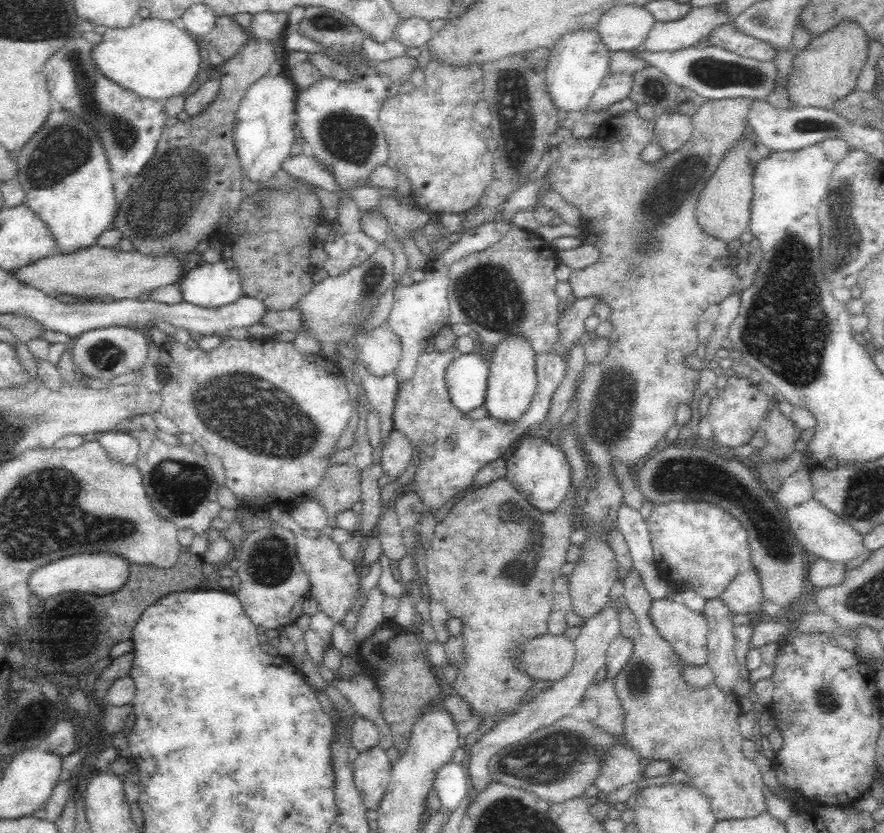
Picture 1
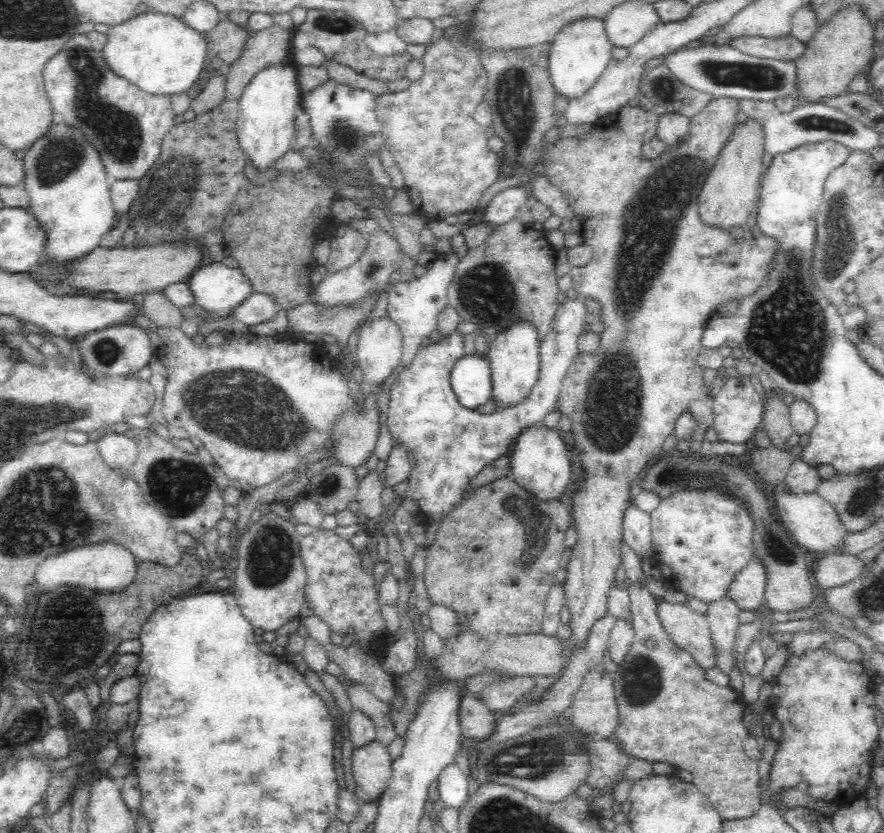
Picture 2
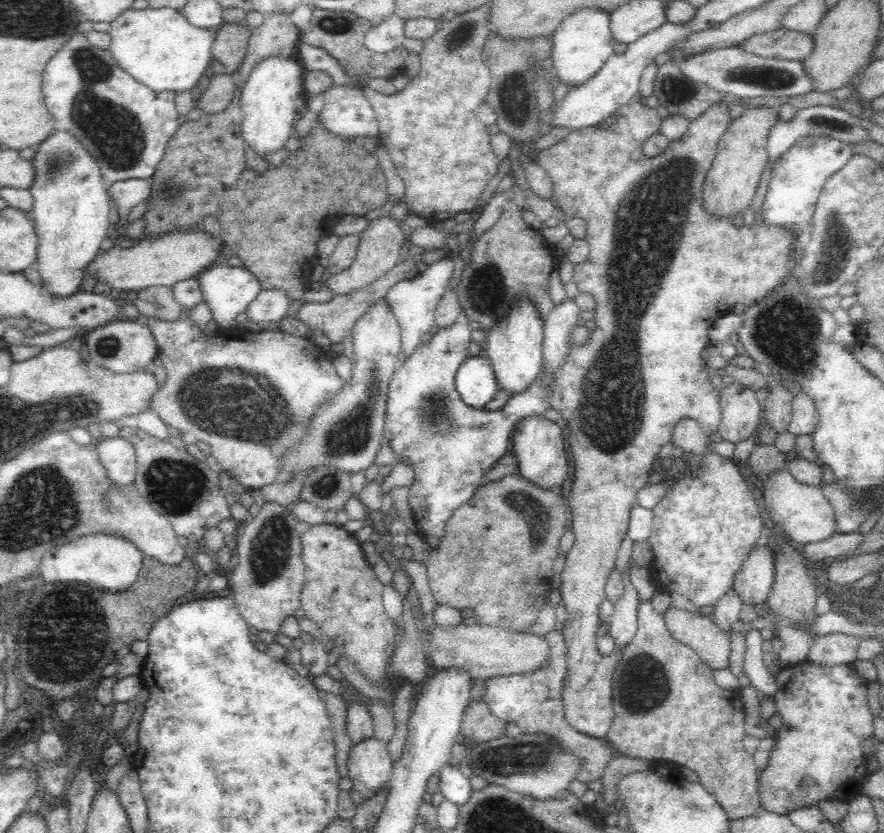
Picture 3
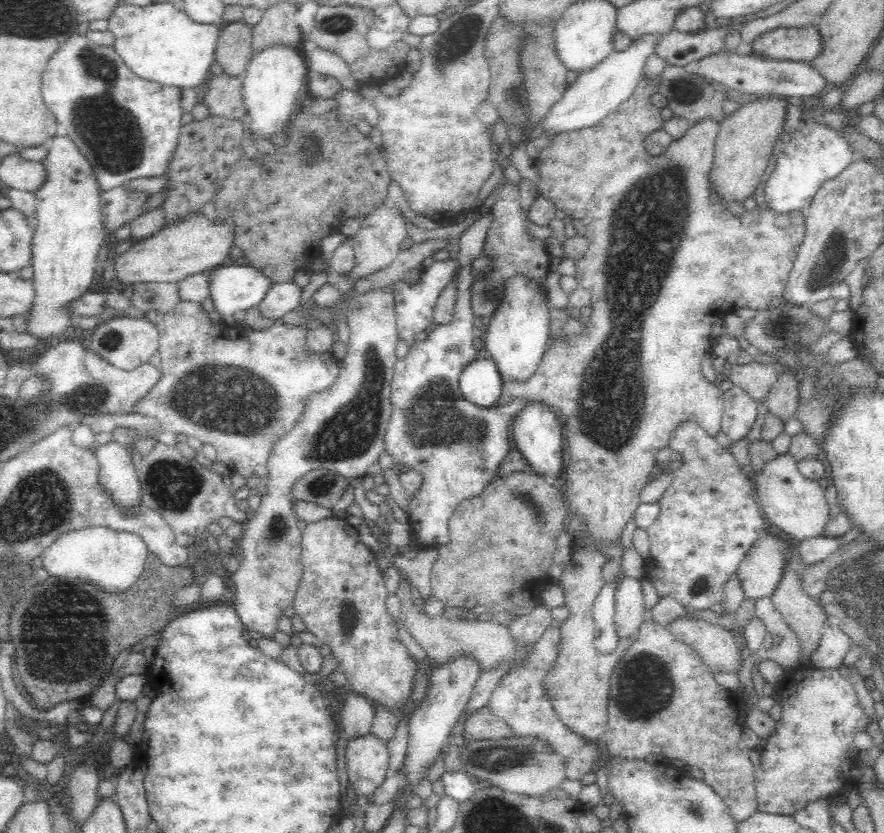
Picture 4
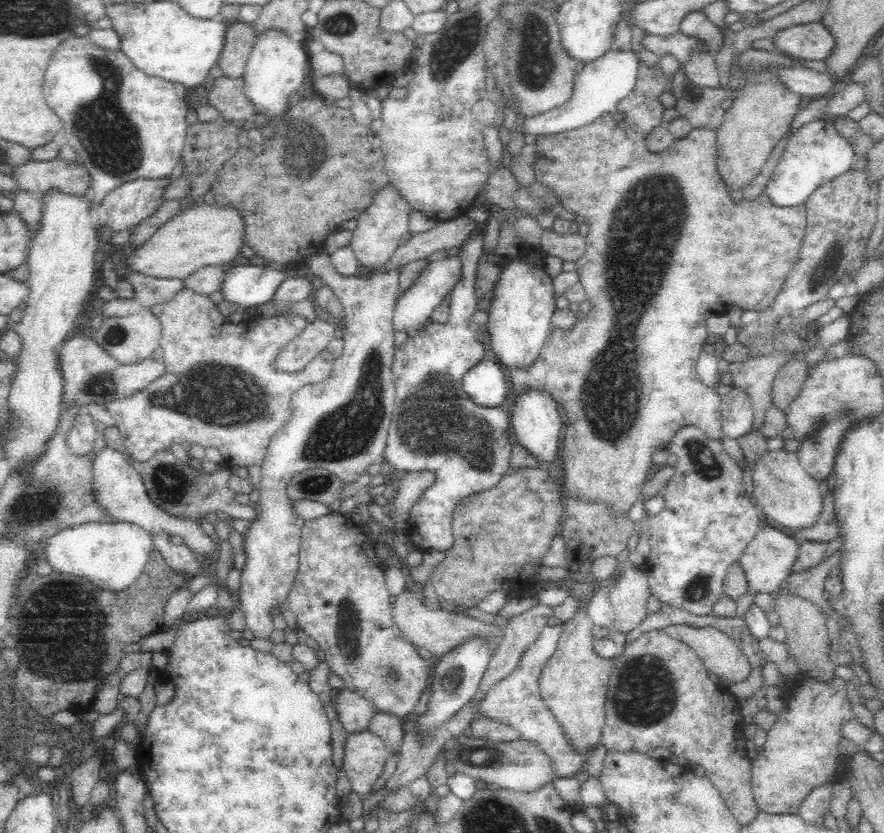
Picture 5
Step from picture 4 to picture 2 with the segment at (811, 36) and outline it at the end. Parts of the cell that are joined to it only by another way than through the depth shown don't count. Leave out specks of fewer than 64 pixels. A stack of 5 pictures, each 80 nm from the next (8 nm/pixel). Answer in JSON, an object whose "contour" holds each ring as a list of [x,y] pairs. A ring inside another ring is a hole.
{"contour":[[[790,34],[780,37],[736,38],[730,46],[756,58],[796,61],[805,54],[808,42],[803,43]]]}

